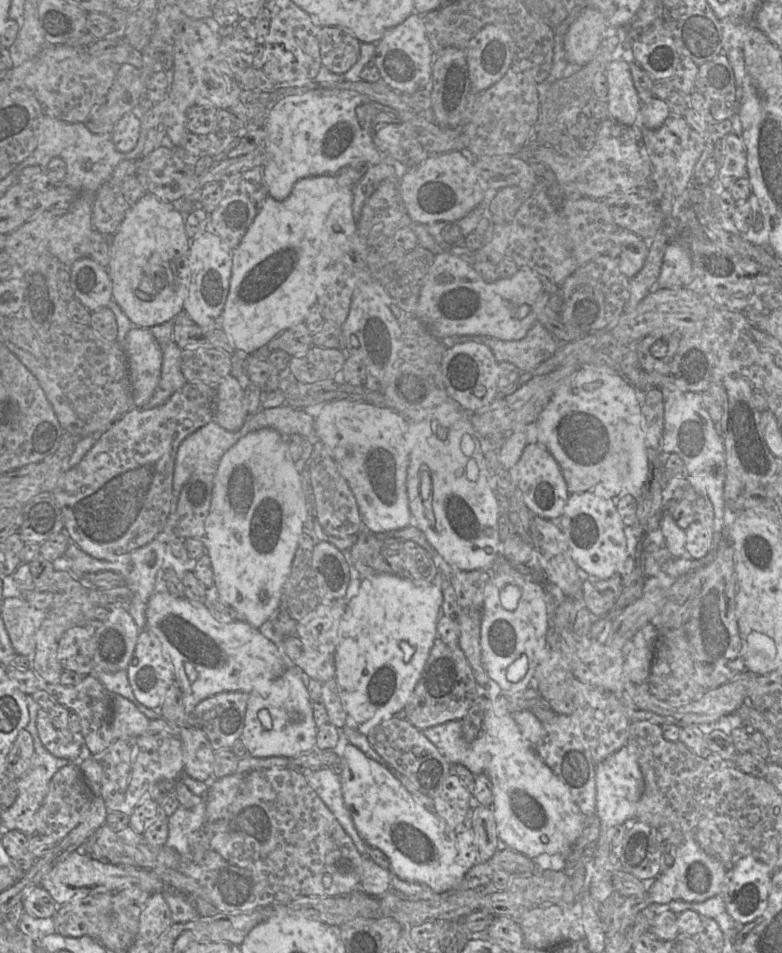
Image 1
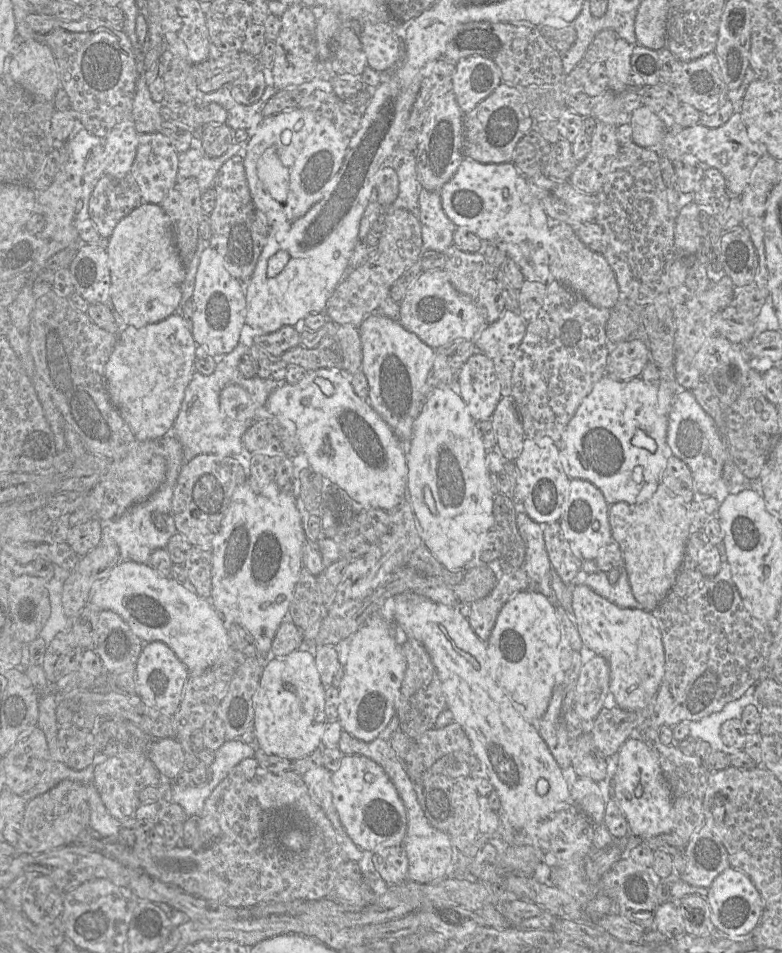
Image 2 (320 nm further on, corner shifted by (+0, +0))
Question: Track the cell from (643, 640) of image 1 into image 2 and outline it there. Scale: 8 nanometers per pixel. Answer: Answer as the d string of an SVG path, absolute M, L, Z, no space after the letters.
M584 584L571 587L571 616L584 646L606 659L610 668L609 690L616 705L625 710L645 708L656 696L664 675L665 654L658 623L643 608L621 608Z

